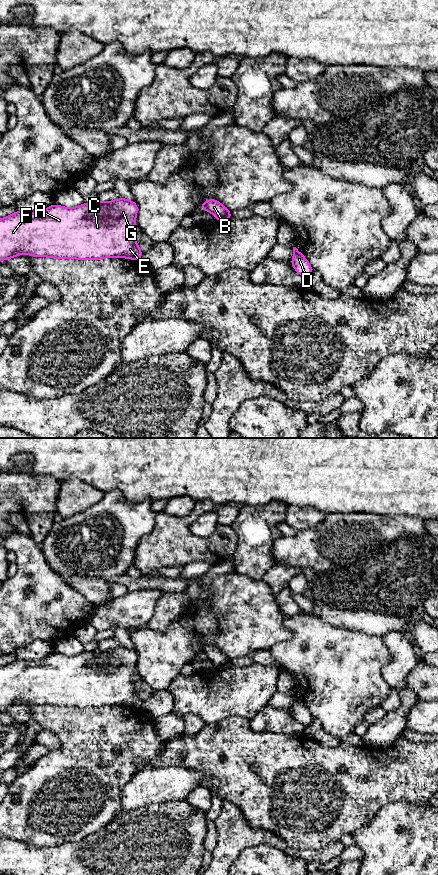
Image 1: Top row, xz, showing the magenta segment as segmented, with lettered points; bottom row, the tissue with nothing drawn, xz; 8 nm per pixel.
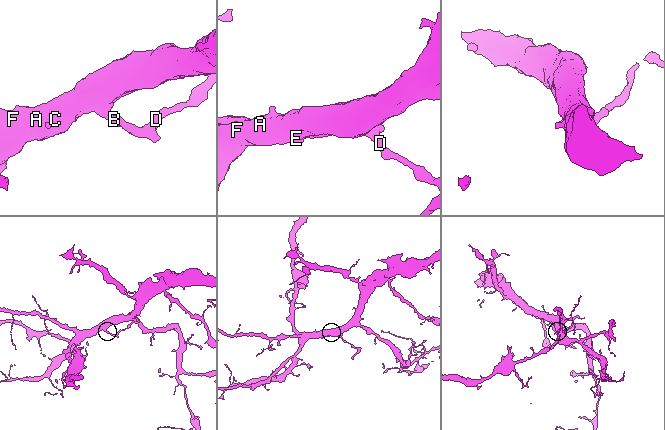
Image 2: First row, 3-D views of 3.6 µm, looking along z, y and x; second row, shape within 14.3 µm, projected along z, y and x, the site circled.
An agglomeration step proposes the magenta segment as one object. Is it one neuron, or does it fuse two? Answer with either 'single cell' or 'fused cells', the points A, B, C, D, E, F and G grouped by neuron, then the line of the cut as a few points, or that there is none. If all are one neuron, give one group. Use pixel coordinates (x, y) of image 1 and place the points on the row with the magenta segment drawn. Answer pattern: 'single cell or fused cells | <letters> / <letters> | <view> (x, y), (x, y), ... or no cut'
fused cells | A C E F G / B D | xz (203, 204), (206, 209)

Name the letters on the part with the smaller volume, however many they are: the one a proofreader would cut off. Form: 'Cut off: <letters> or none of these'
Cut off: B, D

